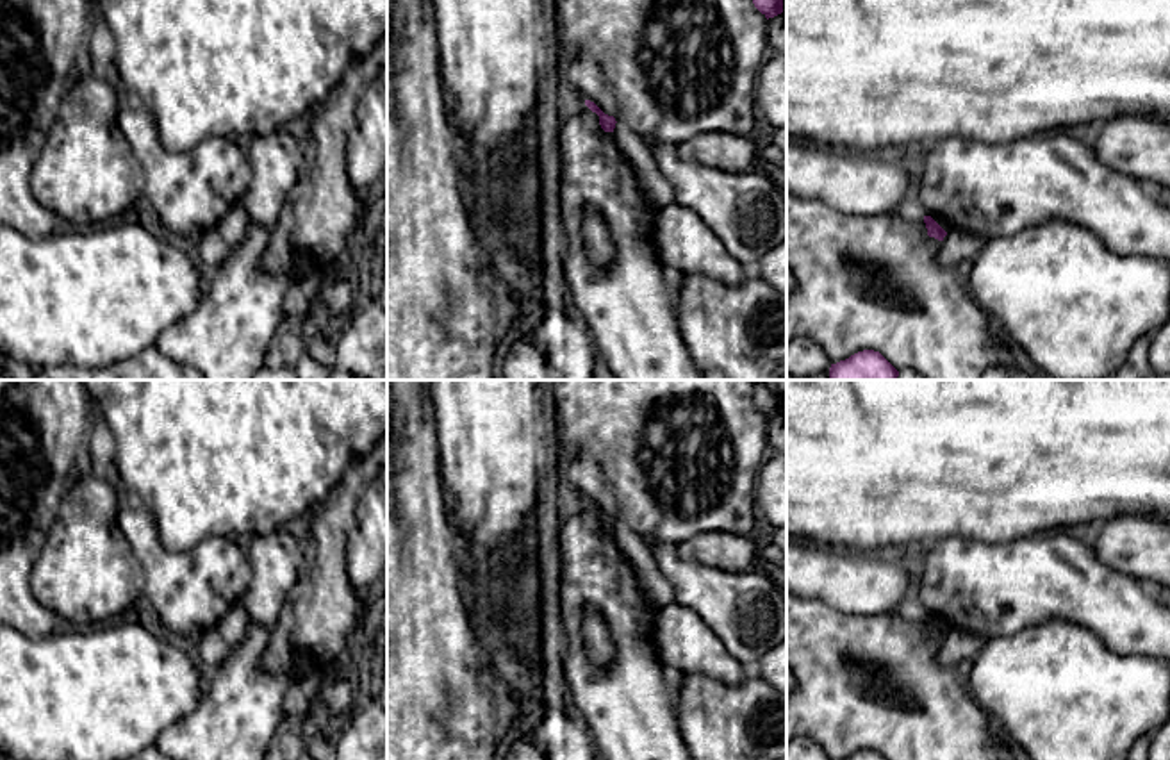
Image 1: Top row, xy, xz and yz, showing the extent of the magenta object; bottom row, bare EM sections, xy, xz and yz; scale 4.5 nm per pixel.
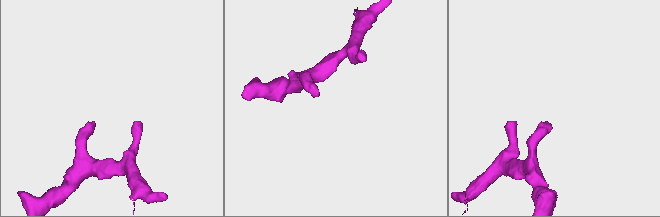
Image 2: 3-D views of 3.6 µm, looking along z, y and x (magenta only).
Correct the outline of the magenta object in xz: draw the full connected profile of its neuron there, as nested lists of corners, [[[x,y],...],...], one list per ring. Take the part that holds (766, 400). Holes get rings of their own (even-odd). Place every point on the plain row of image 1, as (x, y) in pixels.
[[[763,382],[753,387],[753,403],[767,419],[783,412],[783,398]]]

